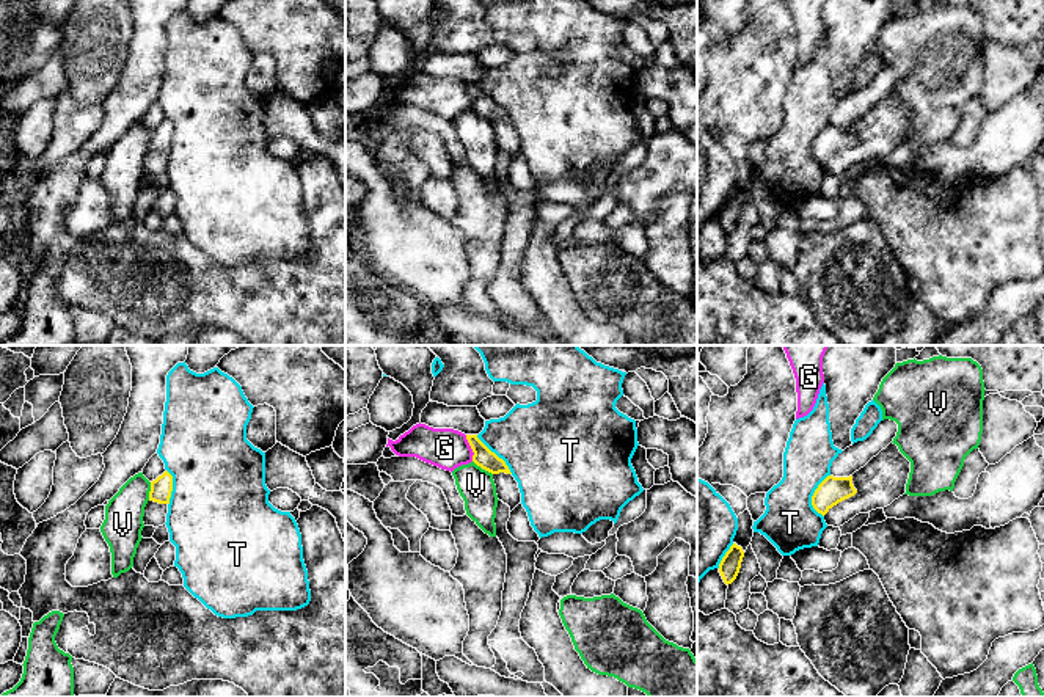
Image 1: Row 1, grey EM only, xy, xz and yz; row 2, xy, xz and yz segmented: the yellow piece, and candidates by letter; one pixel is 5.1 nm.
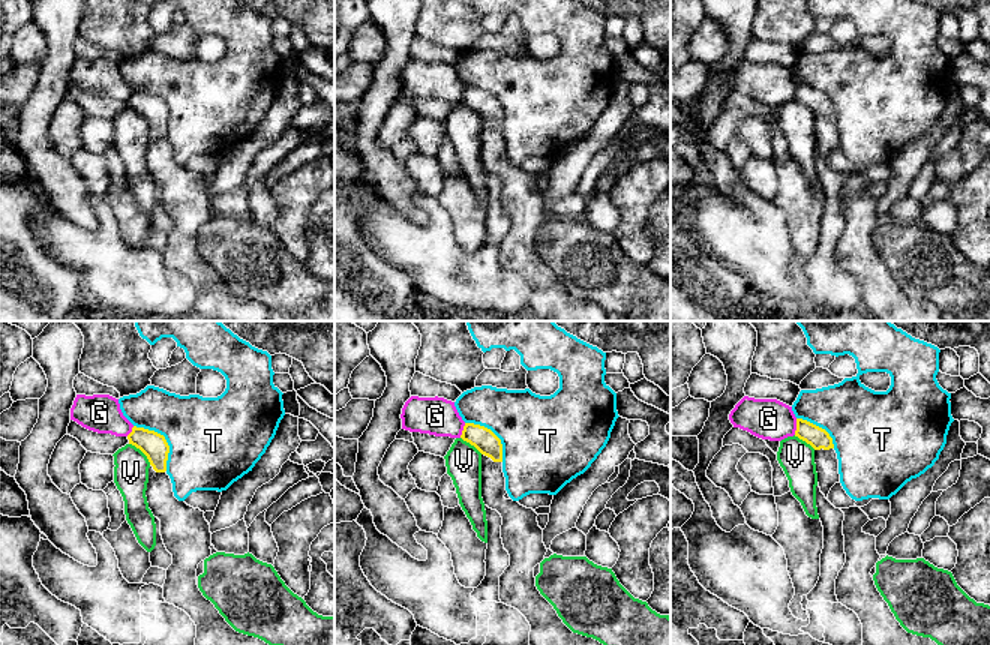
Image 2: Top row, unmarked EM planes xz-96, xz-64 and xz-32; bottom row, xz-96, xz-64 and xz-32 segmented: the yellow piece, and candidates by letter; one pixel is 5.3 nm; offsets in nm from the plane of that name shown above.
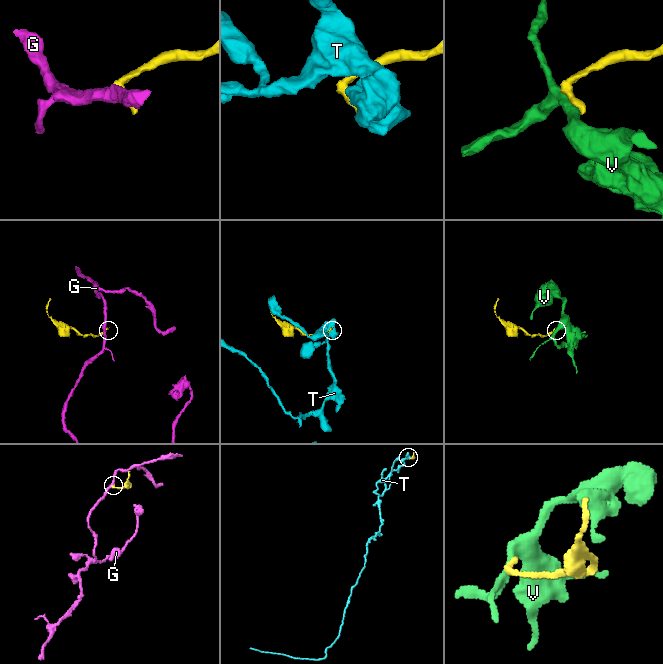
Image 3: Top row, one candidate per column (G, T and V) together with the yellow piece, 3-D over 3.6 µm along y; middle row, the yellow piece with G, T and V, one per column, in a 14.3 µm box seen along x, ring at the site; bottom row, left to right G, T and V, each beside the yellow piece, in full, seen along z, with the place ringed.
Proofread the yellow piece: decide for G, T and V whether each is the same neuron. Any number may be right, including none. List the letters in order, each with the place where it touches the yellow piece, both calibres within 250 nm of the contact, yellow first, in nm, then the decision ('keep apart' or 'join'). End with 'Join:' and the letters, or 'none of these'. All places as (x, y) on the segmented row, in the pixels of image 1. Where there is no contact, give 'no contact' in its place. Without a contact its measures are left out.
G: meets yellow in xz at (471, 448); 100 nm thick on the yellow side, 200 nm on the other; keep apart
T: meets yellow in yz at (812, 496); 140 nm thick on the yellow side, 280 nm on the other; keep apart
V: meets yellow in xz at (482, 468); 100 nm thick on the yellow side, 190 nm on the other; keep apart
Join: none of these

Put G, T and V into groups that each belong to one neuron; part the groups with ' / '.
G / T / V

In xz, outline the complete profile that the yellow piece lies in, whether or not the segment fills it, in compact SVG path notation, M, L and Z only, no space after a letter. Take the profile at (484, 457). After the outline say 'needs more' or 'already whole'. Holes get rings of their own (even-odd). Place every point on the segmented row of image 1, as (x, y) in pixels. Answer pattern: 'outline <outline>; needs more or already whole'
outline M466 435L466 440L474 452L473 462L482 469L493 474L498 499L510 507L510 512L521 504L518 482L512 476L502 458L491 452L477 435Z; needs more

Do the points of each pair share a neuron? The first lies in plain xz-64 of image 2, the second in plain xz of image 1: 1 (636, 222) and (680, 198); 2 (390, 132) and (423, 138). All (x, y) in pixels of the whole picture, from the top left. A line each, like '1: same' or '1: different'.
1: same
2: different

